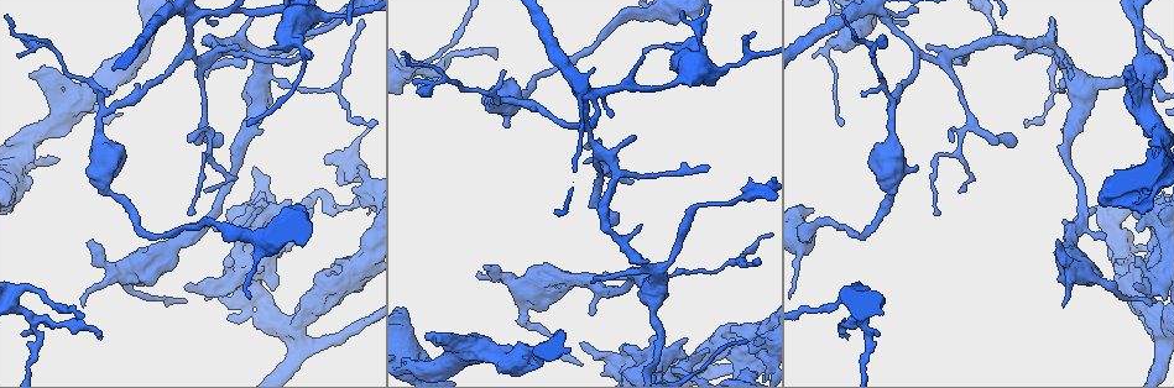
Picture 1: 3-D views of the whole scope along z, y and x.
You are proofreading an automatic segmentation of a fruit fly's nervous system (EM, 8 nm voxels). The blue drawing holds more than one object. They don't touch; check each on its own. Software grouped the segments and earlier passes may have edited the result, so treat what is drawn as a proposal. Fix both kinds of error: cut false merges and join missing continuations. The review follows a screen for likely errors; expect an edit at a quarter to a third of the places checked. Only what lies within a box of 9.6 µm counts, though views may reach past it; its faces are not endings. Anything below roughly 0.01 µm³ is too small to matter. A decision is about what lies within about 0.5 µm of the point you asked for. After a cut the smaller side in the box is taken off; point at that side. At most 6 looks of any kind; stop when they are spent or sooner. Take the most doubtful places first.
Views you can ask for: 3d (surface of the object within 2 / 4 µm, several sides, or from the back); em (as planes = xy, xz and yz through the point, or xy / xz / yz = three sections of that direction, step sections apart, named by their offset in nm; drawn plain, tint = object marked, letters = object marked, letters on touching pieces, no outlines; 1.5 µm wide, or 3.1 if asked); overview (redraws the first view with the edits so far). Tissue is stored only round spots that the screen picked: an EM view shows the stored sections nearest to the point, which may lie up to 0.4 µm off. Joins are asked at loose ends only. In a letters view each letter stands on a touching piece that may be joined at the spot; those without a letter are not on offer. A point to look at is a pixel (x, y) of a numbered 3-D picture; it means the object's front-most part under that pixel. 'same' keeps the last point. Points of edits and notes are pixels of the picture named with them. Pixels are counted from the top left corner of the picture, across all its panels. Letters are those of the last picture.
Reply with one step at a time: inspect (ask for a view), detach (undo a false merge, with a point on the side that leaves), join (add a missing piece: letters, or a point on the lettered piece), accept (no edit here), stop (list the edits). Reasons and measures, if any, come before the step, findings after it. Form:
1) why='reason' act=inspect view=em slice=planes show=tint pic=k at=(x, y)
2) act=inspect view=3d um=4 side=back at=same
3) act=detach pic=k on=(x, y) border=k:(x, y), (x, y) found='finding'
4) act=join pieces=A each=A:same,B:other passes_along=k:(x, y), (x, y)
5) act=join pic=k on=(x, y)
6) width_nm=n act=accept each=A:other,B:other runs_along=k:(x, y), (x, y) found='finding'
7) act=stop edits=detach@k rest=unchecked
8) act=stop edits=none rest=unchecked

why='calibre changes' act=inspect view=3d um=4 pic=1 at=(442, 339)

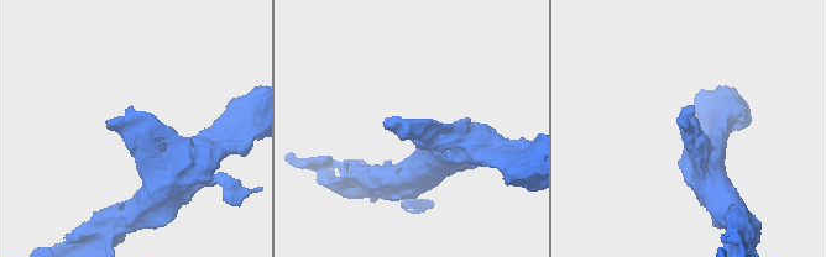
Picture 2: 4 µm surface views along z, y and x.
why='need the tissue' act=inspect view=em slice=planes show=letters pic=2 at=(413, 133)

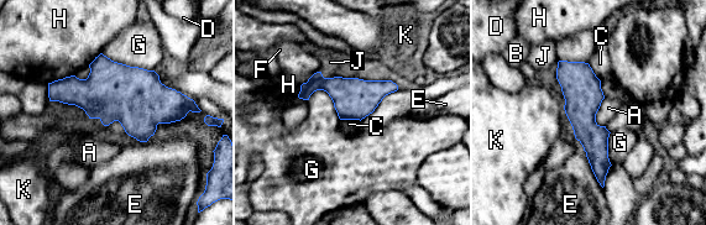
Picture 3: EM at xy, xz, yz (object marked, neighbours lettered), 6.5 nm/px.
act=accept each=A:other,B:other,C:other,D:other,E:other,F:other,G:other,H:other,J:other,K:other border=3:(605, 98), (596, 114), (600, 126) found='continuous, no second neuron'

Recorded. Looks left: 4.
why='three arms meet' act=inspect view=3d um=2 pic=1 at=(1160, 91)

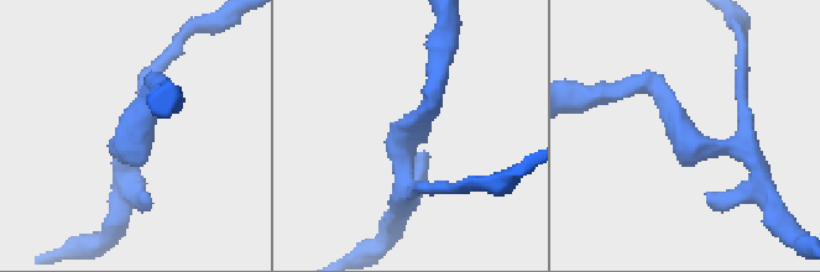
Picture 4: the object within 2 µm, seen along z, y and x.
arms=3 act=inspect view=em slice=planes show=letters pic=4 at=(409, 131)

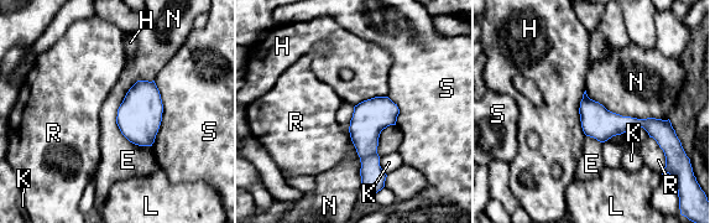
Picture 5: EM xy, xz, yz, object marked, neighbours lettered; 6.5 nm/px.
width_nm=200 act=accept each=E:other,H:other,K:other,L:other,N:other,R:other,S:other runs_along=5:(385, 99), (369, 120), (372, 187) found='one neuron here'

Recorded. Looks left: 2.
act=stop edits=none rest=unchecked

